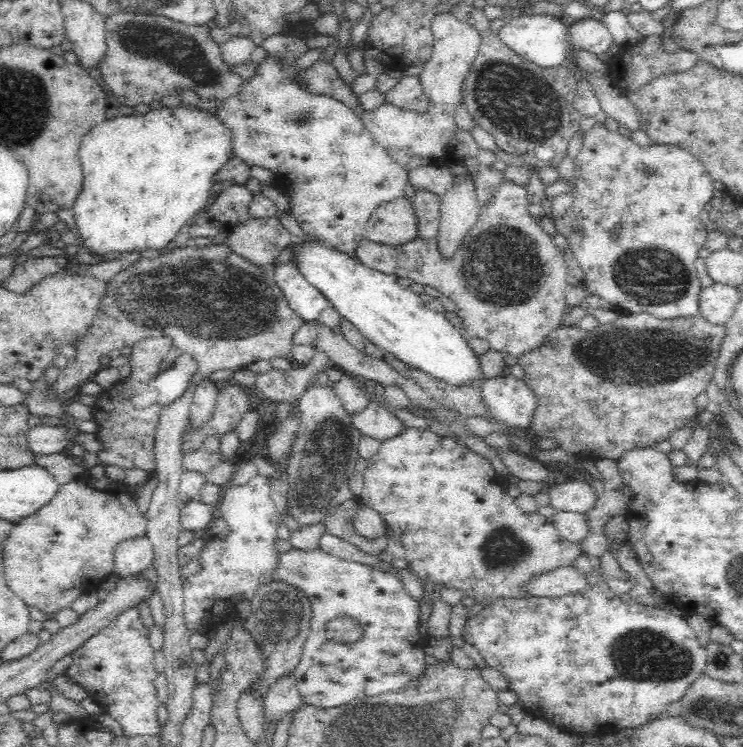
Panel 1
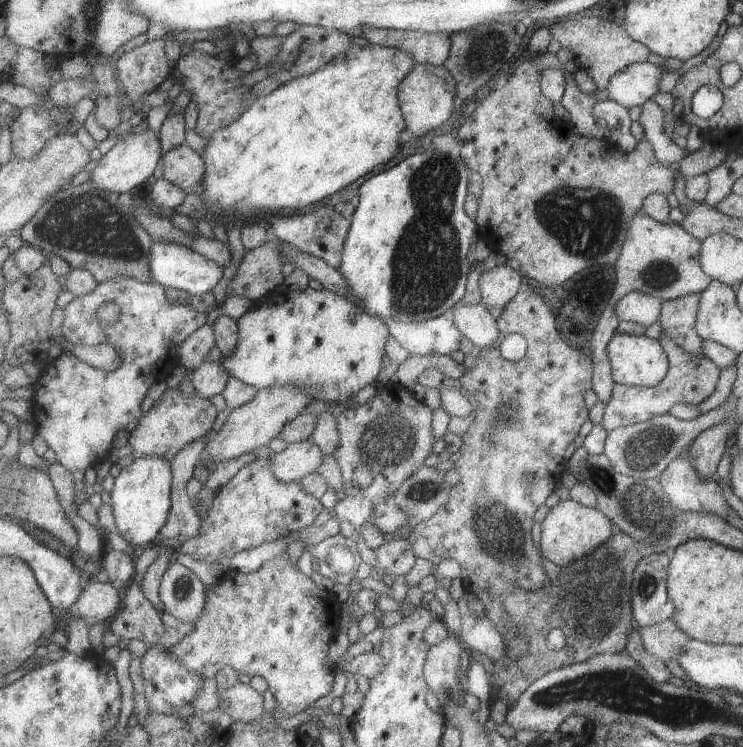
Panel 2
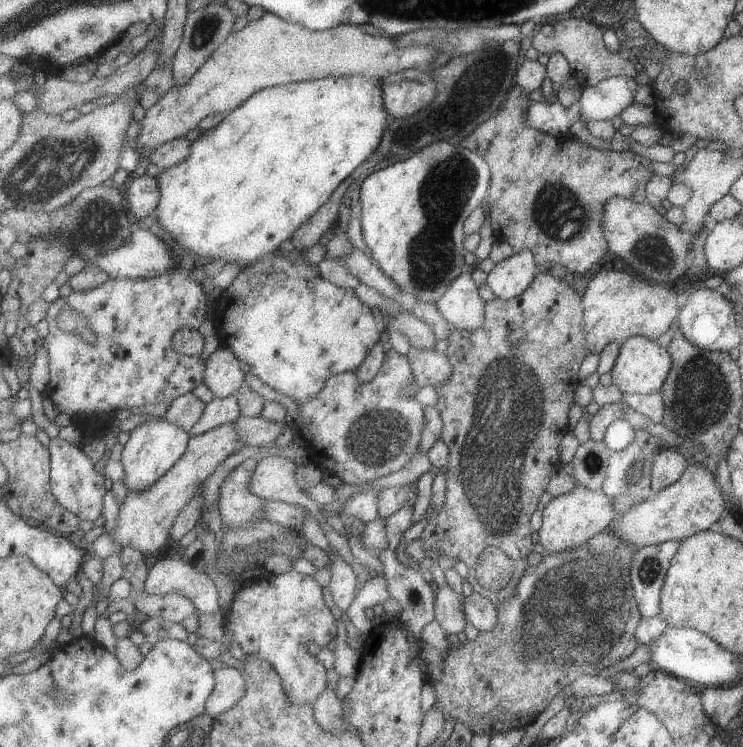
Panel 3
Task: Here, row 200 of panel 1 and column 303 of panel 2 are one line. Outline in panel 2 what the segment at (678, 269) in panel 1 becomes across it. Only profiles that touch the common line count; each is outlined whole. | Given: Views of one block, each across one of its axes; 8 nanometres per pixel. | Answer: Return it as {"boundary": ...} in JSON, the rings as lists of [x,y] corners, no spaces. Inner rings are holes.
{"boundary":[[[288,553],[277,555],[275,558],[268,560],[255,572],[227,572],[225,578],[219,578],[216,583],[207,587],[206,595],[208,598],[206,609],[201,615],[201,618],[196,622],[196,627],[192,630],[192,633],[189,633],[180,643],[170,648],[172,656],[176,657],[180,663],[185,665],[190,671],[198,673],[205,679],[213,678],[219,670],[223,670],[225,666],[231,666],[237,673],[246,674],[251,678],[254,676],[265,678],[269,683],[270,692],[283,709],[286,716],[285,722],[295,722],[303,718],[304,715],[309,714],[309,706],[315,704],[319,698],[327,696],[331,690],[337,690],[336,694],[339,692],[340,680],[338,679],[335,664],[333,664],[331,658],[329,658],[329,644],[331,644],[338,635],[339,604],[336,603],[336,596],[333,591],[317,588],[317,584],[315,584],[309,576],[303,574],[297,565],[291,562]]]}

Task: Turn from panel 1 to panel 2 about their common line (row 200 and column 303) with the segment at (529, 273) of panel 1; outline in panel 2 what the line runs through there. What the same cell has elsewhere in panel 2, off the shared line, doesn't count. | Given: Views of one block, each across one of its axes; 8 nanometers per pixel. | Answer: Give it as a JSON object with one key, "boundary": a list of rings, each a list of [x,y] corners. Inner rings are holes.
{"boundary":[[[272,456],[256,457],[244,465],[226,485],[217,490],[213,508],[202,520],[199,534],[180,545],[175,554],[188,554],[194,560],[206,563],[232,559],[242,550],[279,541],[287,535],[299,534],[300,530],[312,525],[323,512],[321,499],[305,490],[300,482],[283,482],[272,469]]]}

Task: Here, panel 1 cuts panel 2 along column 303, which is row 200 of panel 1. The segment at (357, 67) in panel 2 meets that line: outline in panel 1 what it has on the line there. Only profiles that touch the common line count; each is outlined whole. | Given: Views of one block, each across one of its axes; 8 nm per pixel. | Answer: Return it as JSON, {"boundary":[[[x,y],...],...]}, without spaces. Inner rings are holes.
{"boundary":[[[180,104],[176,108],[163,107],[160,110],[151,109],[148,114],[128,114],[128,116],[117,116],[116,118],[107,118],[102,122],[96,123],[96,126],[82,138],[82,146],[78,156],[84,173],[84,182],[80,194],[73,204],[74,217],[79,230],[82,244],[81,249],[87,252],[97,253],[101,256],[113,256],[118,253],[133,251],[146,251],[150,254],[156,254],[167,247],[177,232],[187,228],[187,222],[202,211],[206,202],[210,200],[210,188],[215,180],[213,176],[228,164],[229,160],[236,157],[233,153],[233,129],[225,120],[221,120],[216,112],[210,112],[206,108],[198,108],[194,104]]]}

